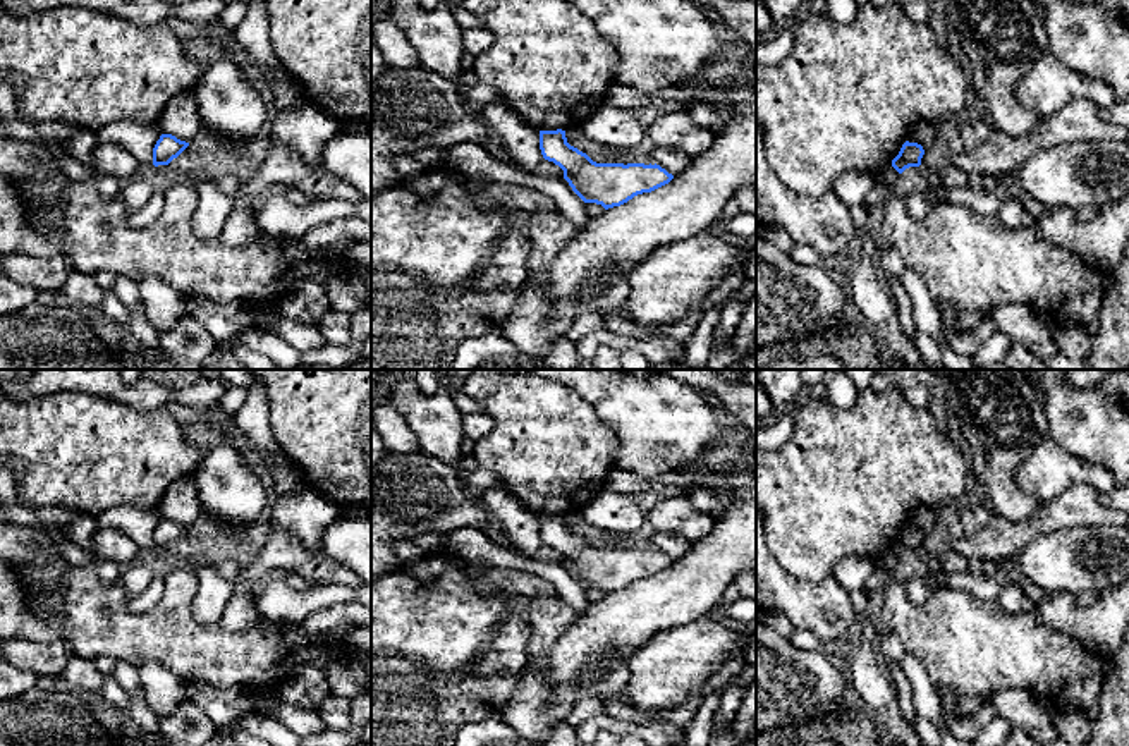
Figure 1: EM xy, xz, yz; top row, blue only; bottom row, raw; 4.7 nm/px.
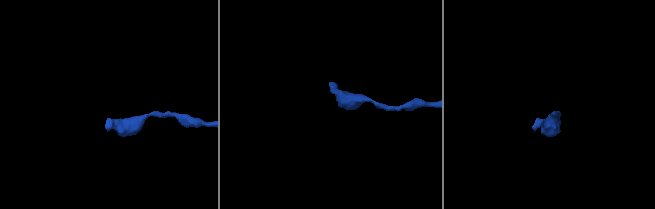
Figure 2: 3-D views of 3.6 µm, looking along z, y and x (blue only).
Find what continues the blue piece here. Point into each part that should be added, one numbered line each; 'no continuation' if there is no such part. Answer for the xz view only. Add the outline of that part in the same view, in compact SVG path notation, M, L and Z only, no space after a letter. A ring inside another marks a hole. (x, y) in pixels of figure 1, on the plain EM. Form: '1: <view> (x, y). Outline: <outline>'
no continuation

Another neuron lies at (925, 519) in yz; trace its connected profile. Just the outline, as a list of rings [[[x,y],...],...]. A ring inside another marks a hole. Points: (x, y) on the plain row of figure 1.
[[[923,507],[923,509],[914,512],[914,516],[911,517],[911,521],[906,526],[918,528],[926,536],[937,526],[937,514],[933,509]]]

